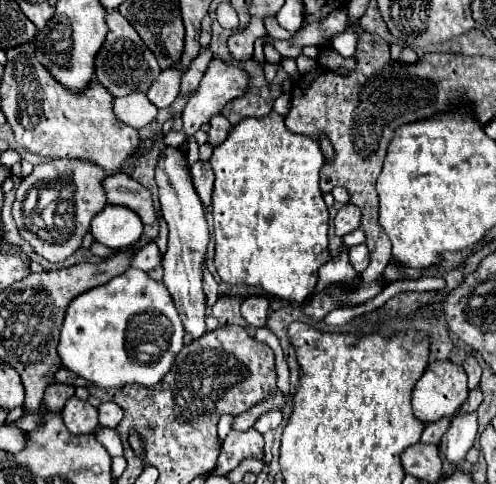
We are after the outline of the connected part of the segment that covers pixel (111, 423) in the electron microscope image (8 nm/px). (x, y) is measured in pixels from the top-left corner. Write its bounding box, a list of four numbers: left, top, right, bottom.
[99,401,123,429]

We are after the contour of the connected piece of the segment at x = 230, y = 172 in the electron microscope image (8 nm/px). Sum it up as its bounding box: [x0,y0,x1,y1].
[209,113,329,303]

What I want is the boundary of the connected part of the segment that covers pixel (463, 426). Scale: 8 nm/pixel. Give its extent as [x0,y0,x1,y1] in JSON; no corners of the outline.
[441,413,479,463]

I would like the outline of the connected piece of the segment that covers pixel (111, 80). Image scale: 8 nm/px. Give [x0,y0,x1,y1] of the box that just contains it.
[95,11,161,97]

